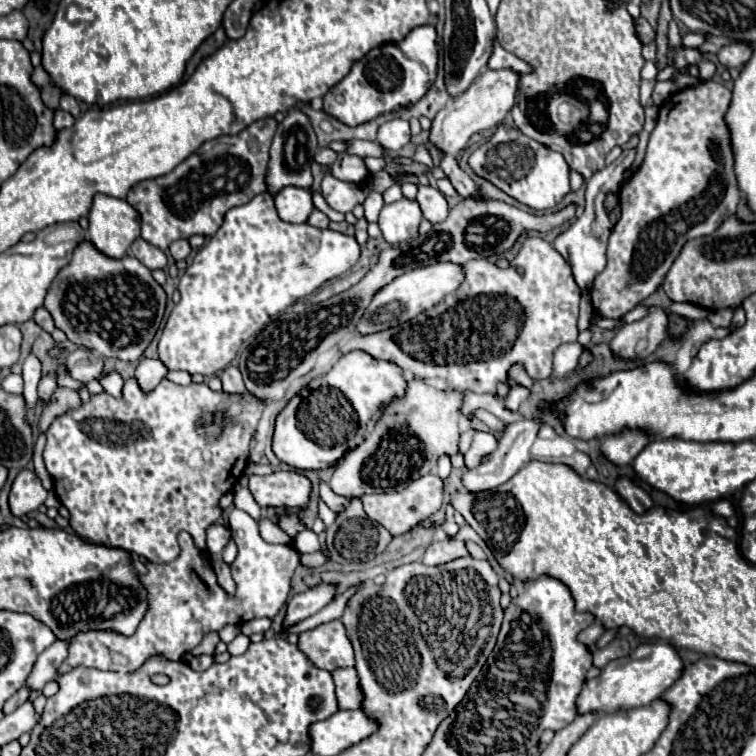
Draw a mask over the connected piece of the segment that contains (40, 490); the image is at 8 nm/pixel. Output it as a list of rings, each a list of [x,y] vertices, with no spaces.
[[[23,469],[13,481],[13,487],[9,493],[9,507],[13,515],[23,517],[35,511],[39,505],[43,505],[45,497],[47,497],[47,489],[41,485],[35,471]]]

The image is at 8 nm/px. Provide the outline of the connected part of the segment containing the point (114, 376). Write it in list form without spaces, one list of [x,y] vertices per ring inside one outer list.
[[[107,371],[107,373],[101,377],[101,381],[99,381],[99,383],[101,383],[101,385],[103,385],[103,389],[105,389],[107,393],[111,393],[113,397],[121,395],[123,377],[121,377],[117,371]]]

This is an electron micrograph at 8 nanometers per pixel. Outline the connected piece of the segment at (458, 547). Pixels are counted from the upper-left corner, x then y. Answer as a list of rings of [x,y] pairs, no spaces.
[[[447,539],[447,541],[437,541],[431,543],[423,555],[423,563],[425,565],[441,565],[441,563],[449,563],[457,557],[465,557],[467,549],[463,541],[455,541],[455,539]]]

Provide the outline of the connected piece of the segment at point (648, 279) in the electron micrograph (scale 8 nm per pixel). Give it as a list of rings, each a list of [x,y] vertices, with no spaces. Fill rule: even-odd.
[[[701,81],[689,89],[673,93],[661,107],[657,125],[649,137],[647,155],[637,173],[619,189],[621,217],[615,223],[607,245],[607,267],[595,277],[591,289],[593,311],[599,317],[621,317],[645,301],[663,283],[669,267],[685,241],[713,233],[727,217],[735,215],[741,193],[733,175],[733,153],[729,129],[723,115],[731,103],[731,91],[715,81]]]

